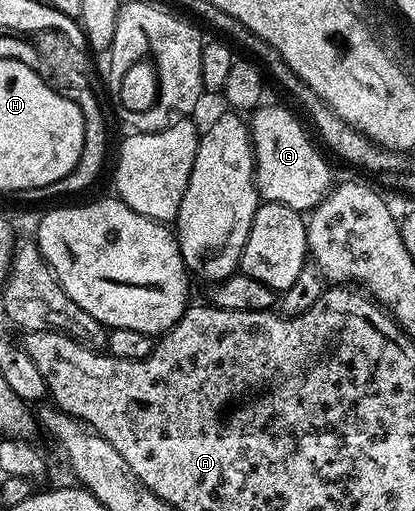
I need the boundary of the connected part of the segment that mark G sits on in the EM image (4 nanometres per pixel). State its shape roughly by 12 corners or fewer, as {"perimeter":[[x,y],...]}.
{"perimeter":[[289,108],[248,121],[260,199],[308,214],[335,177]]}

